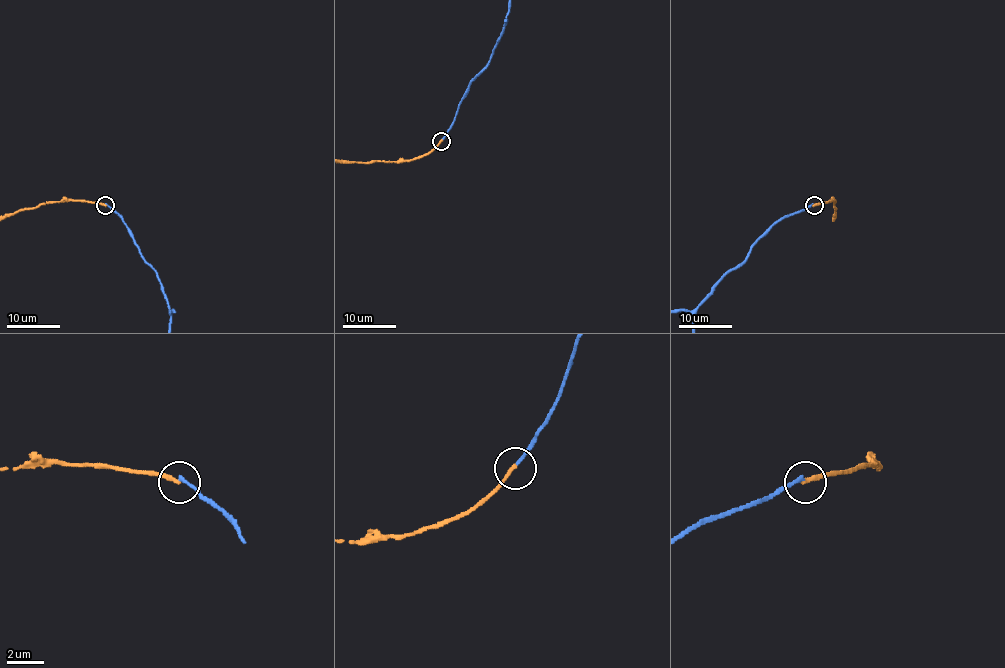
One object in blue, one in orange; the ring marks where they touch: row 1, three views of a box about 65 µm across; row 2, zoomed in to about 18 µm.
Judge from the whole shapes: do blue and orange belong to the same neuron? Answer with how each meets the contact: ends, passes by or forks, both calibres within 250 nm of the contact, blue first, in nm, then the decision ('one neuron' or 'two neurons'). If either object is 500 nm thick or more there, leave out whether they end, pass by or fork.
blue ends | orange ends | 170/220 nm | two neurons

